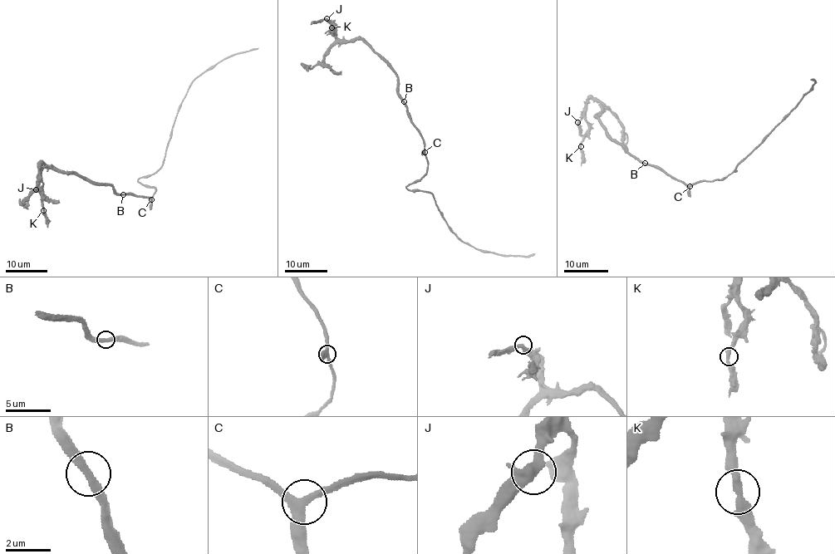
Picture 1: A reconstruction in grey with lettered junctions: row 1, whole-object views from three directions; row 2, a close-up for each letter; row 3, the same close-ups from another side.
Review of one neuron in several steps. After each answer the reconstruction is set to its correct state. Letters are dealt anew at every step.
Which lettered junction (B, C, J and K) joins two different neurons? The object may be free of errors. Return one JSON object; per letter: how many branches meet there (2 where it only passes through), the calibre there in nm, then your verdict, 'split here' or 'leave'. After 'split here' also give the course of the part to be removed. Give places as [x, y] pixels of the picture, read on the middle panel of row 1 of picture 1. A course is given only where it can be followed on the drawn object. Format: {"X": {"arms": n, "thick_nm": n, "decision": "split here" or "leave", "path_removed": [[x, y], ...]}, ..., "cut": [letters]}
{"B": {"arms": 2, "thick_nm": 320, "decision": "leave"}, "C": {"arms": 3, "thick_nm": 280, "decision": "leave"}, "J": {"arms": 3, "thick_nm": 300, "decision": "leave"}, "K": {"arms": 2, "thick_nm": 320, "decision": "leave"}, "cut": []}

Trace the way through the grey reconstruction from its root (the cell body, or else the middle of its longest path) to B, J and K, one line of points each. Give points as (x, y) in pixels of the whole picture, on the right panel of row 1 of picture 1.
B: (695, 182), (685, 185), (667, 176), (662, 169), (645, 163)
J: (695, 182), (685, 185), (631, 156), (596, 116), (598, 101), (589, 100), (577, 122)
K: (695, 182), (685, 185), (631, 156), (610, 137), (591, 99), (581, 146)

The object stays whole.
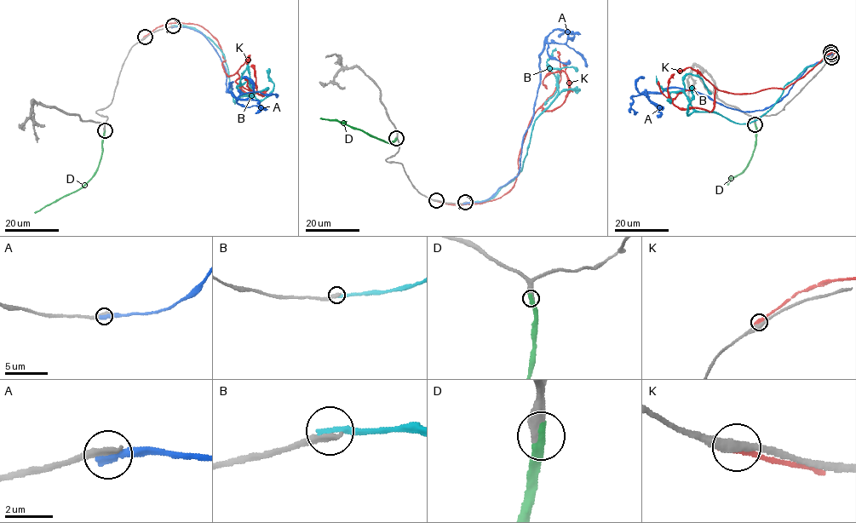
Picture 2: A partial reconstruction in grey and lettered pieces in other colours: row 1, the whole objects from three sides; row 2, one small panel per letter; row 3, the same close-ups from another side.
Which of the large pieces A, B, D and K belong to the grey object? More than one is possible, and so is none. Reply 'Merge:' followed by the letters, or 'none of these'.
Merge: D

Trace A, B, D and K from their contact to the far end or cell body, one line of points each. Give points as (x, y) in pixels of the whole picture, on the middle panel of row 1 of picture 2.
A: (465, 204), (485, 201), (518, 175), (544, 45), (567, 45), (587, 67)
B: (465, 202), (488, 200), (521, 170), (532, 126), (557, 94), (559, 76), (557, 89), (544, 105)
D: (396, 138), (390, 144), (336, 120), (320, 118)
K: (436, 201), (482, 204), (514, 186), (533, 114), (565, 99), (563, 71), (549, 73), (547, 89)

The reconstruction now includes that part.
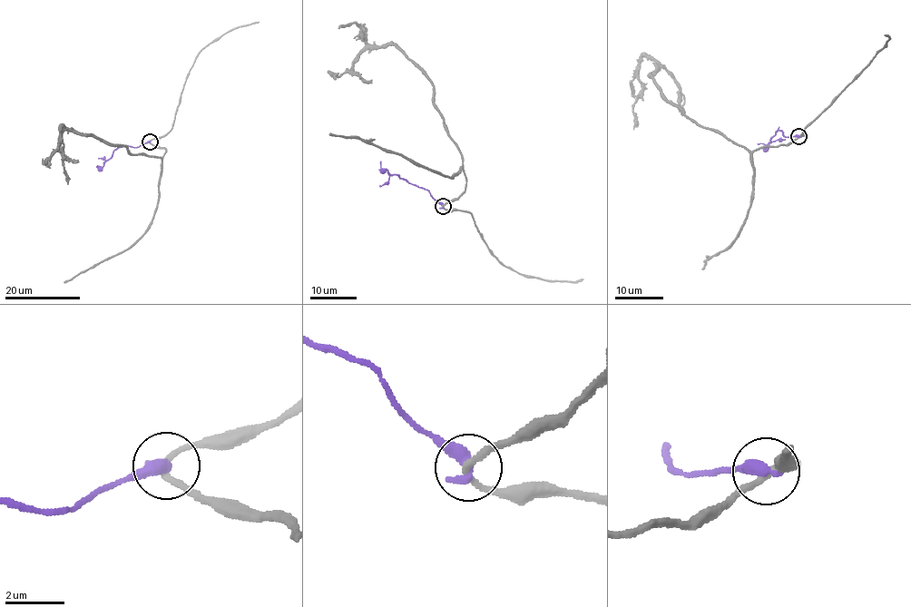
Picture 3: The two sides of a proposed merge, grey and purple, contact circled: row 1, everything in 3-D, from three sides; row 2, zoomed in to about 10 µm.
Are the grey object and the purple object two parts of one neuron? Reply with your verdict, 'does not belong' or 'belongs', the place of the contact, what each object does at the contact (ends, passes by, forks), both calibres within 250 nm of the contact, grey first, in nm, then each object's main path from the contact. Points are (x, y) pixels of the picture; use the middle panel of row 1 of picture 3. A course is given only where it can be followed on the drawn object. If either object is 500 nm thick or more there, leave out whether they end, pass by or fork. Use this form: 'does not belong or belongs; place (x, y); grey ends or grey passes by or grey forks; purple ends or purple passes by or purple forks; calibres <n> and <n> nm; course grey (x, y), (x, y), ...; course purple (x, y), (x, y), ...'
does not belong; place (443, 206); calibres 190 and 500 nm; course grey (443, 206), (465, 190), (466, 176), (435, 88), (394, 44), (369, 45), (362, 28), (363, 38); course purple (443, 206), (427, 190), (382, 171), (380, 161)

